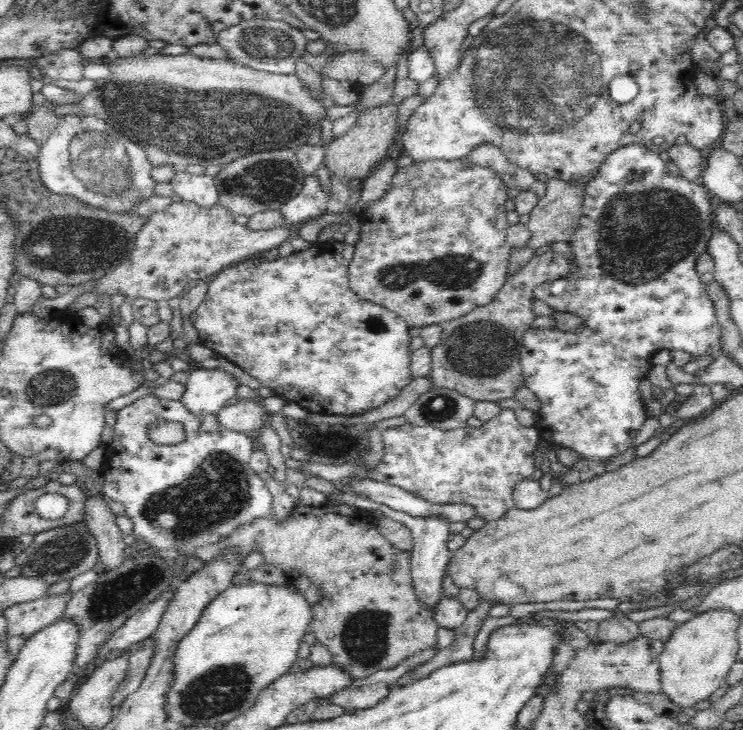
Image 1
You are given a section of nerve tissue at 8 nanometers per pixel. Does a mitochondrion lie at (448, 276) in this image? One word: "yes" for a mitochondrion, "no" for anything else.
yes

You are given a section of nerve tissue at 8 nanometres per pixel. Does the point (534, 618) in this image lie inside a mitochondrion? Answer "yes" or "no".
no

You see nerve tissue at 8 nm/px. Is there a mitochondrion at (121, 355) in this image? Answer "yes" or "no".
no

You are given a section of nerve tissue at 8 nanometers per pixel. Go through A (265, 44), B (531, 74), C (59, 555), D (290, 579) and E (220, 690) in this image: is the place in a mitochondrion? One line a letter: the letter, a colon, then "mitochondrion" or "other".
A: mitochondrion
B: mitochondrion
C: mitochondrion
D: other
E: mitochondrion

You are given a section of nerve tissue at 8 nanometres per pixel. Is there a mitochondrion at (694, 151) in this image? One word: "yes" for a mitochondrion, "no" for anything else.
no

